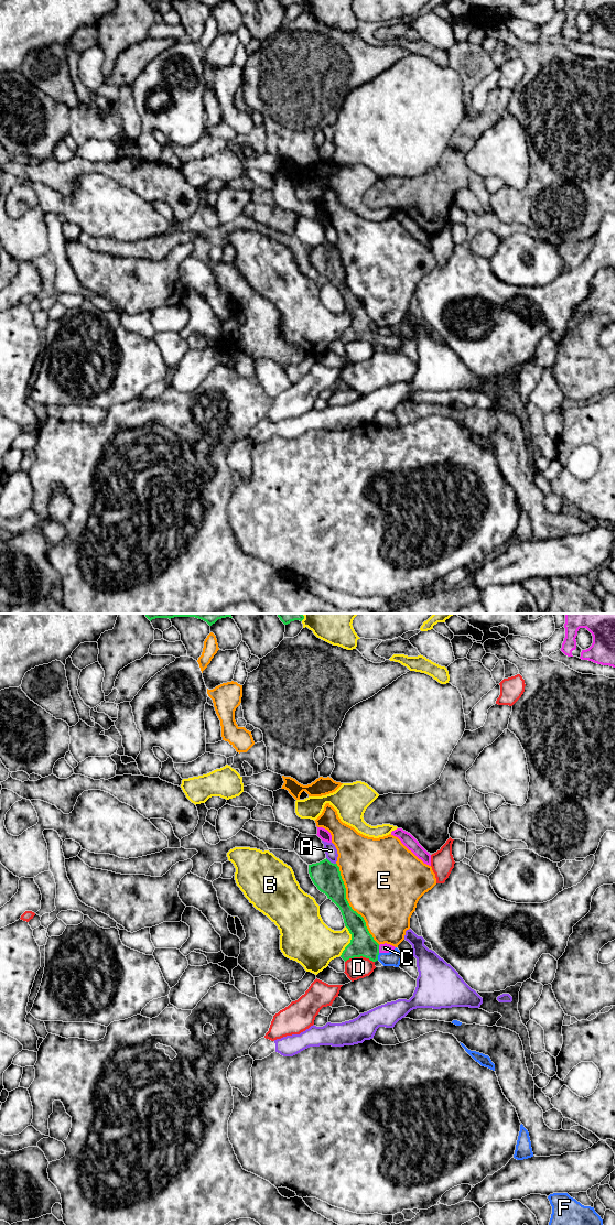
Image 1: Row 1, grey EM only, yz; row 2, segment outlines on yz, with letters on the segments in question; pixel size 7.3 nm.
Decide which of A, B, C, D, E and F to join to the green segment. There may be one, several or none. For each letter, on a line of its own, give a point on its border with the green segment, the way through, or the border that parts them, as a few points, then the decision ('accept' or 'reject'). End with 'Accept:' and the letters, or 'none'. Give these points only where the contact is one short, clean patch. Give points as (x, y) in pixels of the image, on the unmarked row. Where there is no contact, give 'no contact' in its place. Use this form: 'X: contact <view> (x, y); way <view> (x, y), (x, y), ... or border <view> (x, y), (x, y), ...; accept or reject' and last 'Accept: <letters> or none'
A: contact yz (330, 245); reject
B: contact yz (350, 324); reject
C: contact yz (378, 332); reject
D: contact yz (359, 339); reject
E: contact yz (348, 288); reject
F: contact yz (377, 339); way yz (363, 327), (377, 339), (392, 342); accept
Accept: F

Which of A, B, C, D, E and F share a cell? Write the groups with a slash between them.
A / B / C / D / E / F

